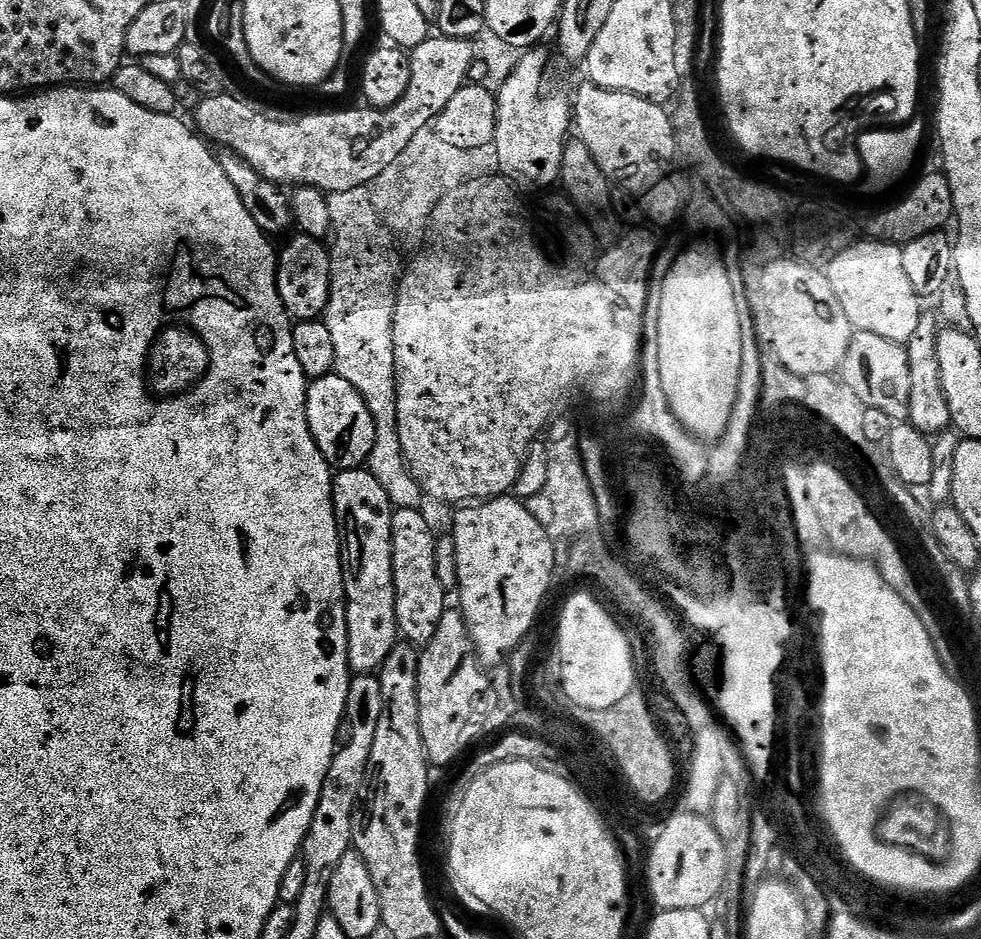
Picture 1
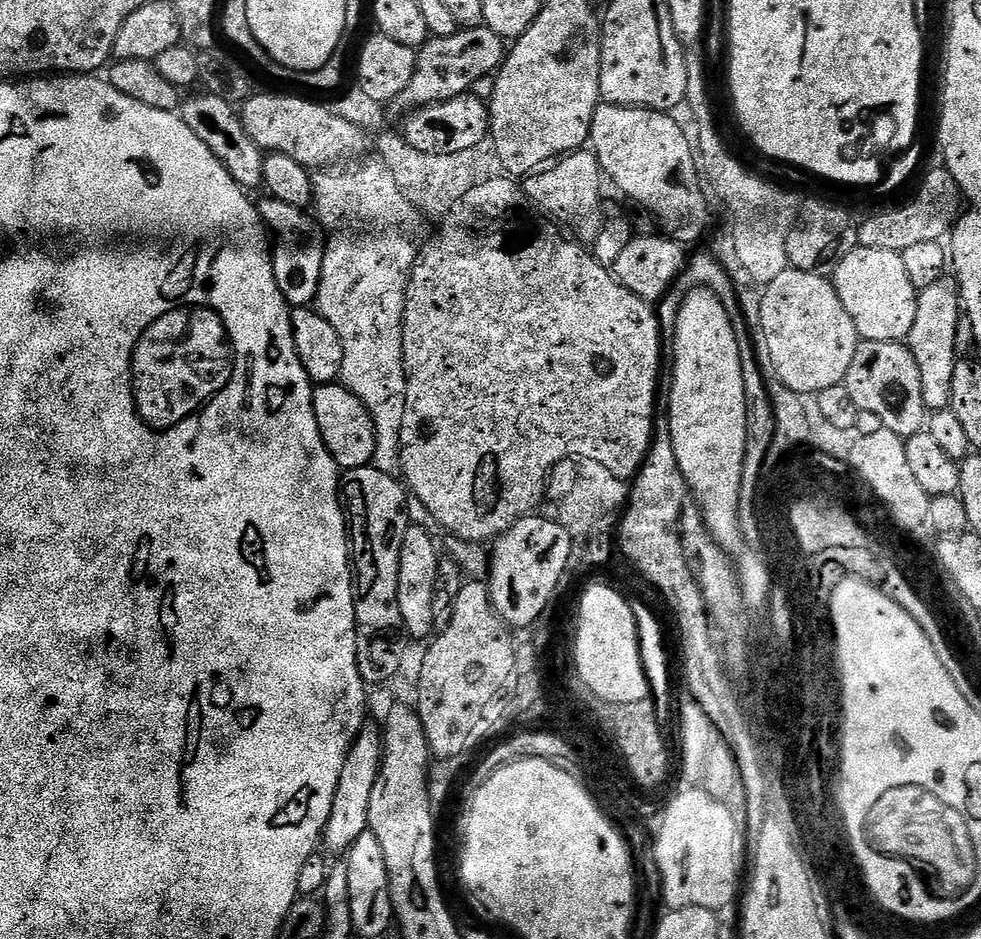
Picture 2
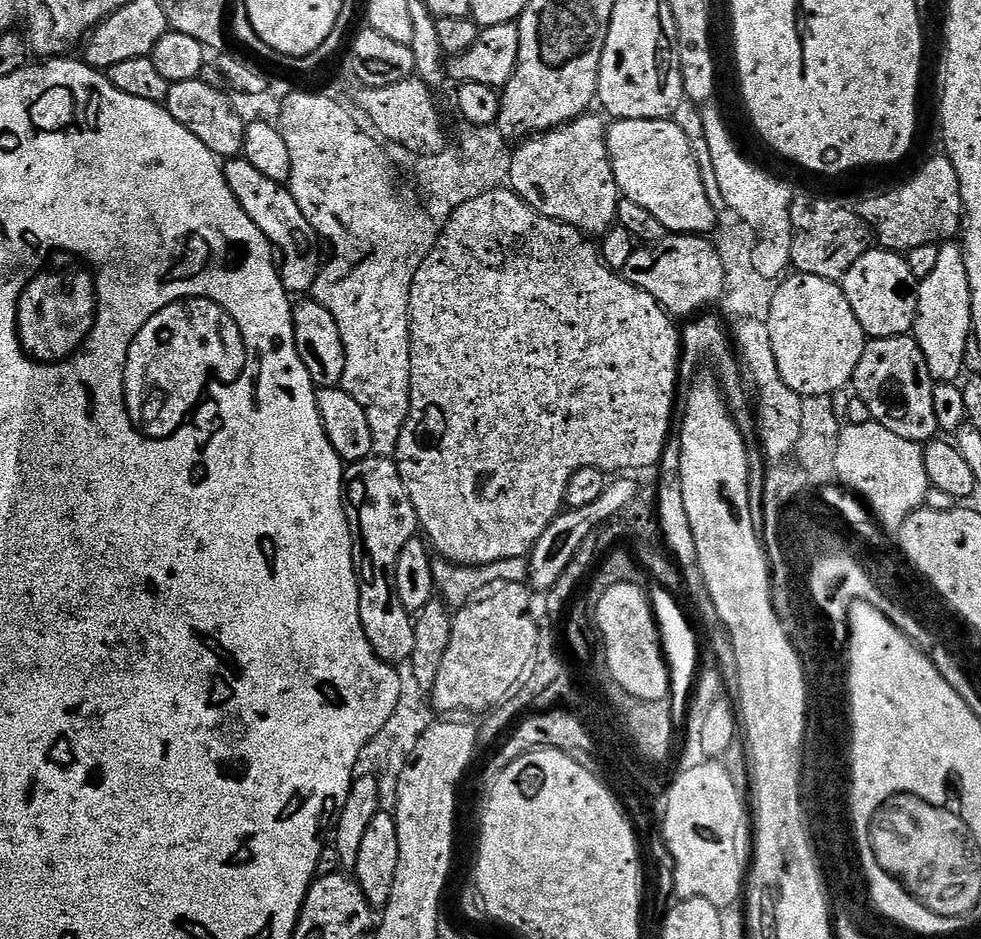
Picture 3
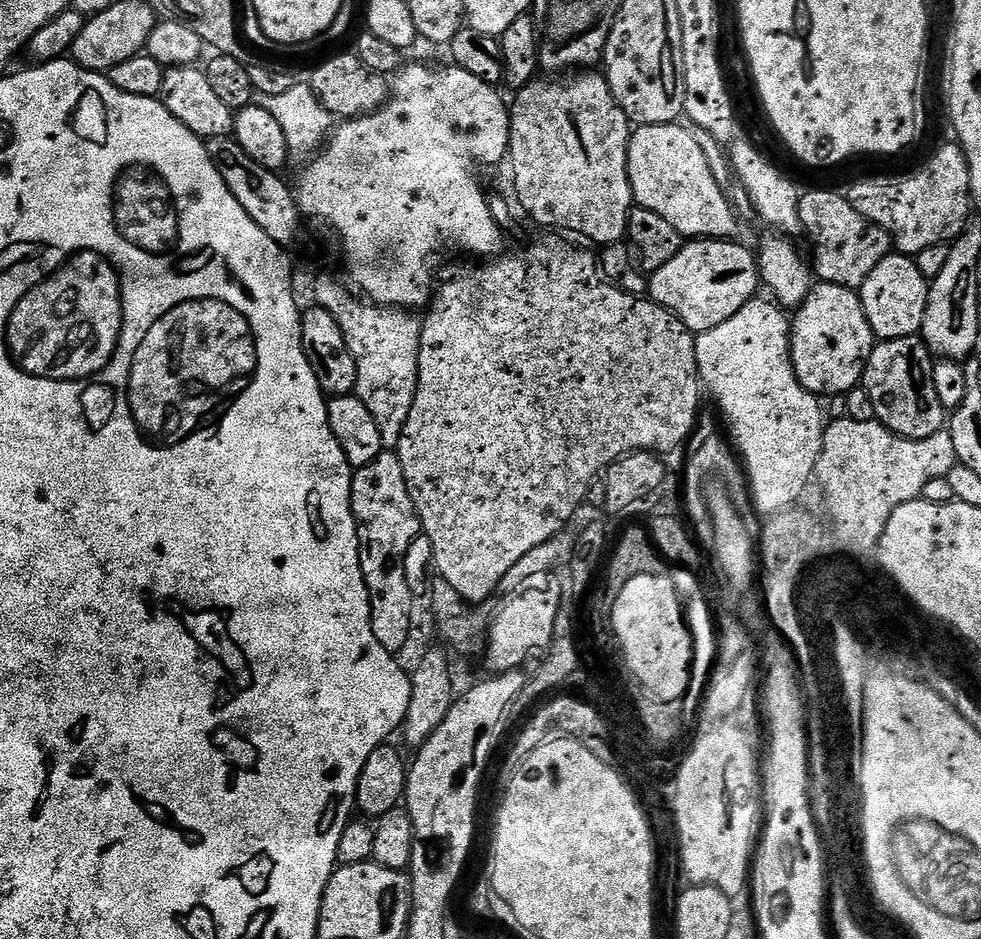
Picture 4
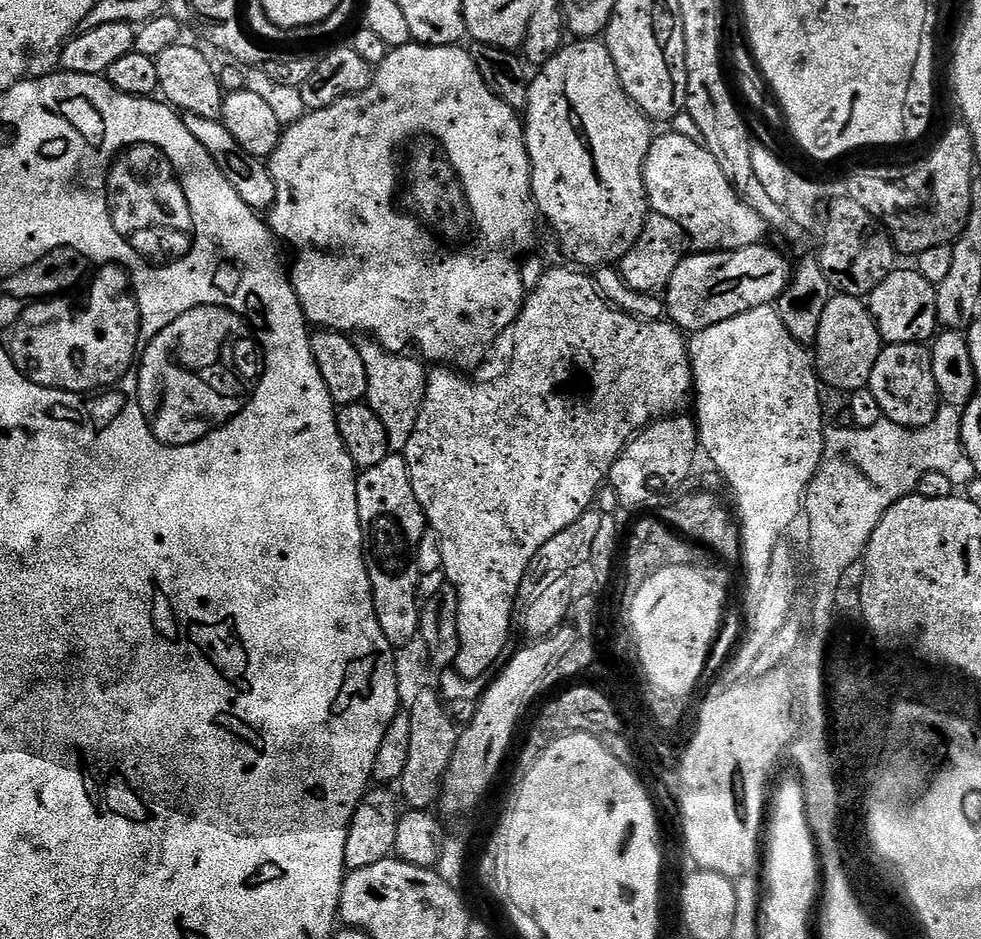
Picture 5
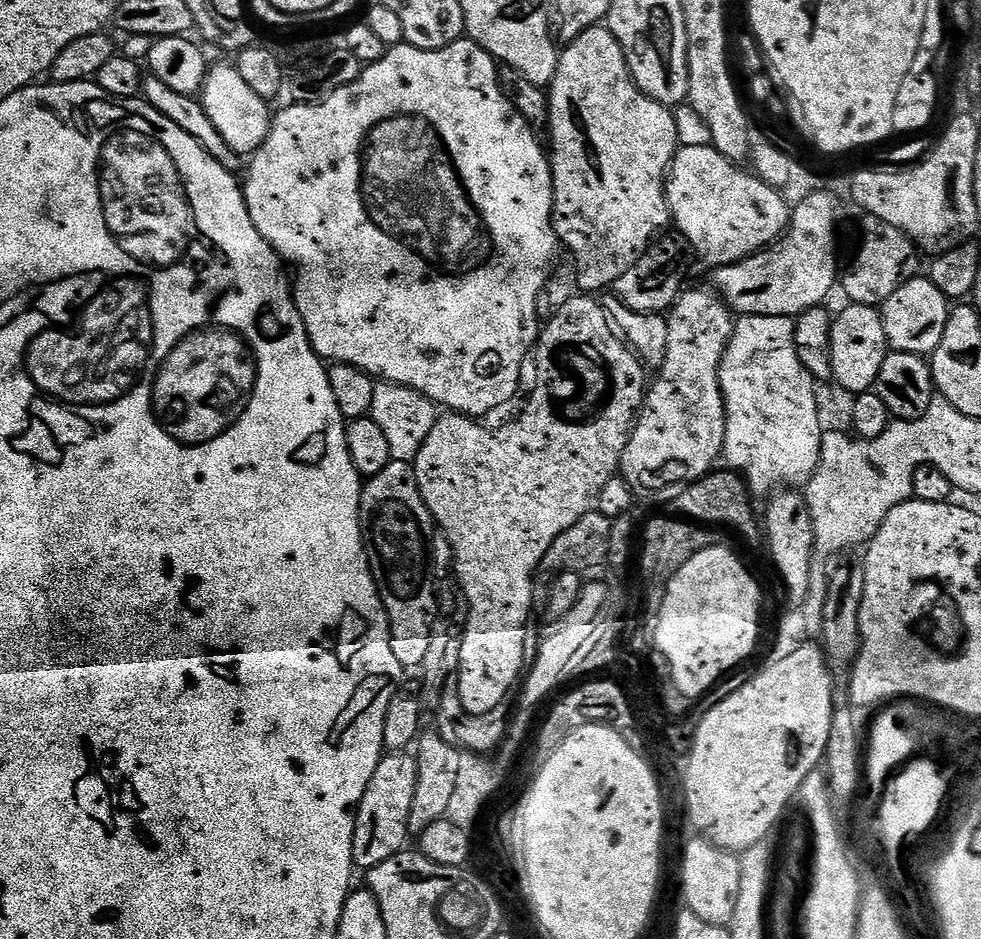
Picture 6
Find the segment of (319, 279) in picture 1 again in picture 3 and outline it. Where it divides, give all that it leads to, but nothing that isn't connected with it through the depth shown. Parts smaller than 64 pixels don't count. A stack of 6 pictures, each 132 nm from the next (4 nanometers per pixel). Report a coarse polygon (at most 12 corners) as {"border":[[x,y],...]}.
{"border":[[243,158],[222,175],[278,253],[290,294],[311,293],[322,241],[287,187]]}

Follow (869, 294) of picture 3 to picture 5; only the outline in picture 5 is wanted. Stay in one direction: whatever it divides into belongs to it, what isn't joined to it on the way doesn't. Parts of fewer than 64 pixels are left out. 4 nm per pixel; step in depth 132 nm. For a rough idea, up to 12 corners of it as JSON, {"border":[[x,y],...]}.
{"border":[[889,272],[866,307],[885,345],[937,335],[936,285]]}

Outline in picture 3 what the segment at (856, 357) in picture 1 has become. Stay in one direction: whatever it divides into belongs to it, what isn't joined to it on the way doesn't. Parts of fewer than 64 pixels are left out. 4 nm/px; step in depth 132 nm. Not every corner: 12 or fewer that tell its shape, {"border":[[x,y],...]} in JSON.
{"border":[[915,335],[869,339],[851,387],[873,421],[924,446],[940,432]]}

